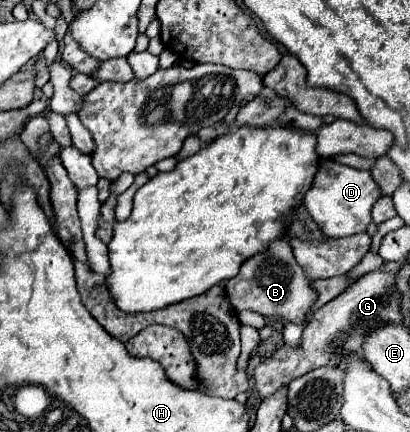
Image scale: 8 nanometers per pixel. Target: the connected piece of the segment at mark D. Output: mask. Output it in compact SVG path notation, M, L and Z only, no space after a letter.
M321 159L313 185L305 193L305 205L309 215L321 225L323 233L337 239L367 231L367 225L371 223L371 207L379 197L381 191L377 189L377 183L369 171L339 165L333 159Z

